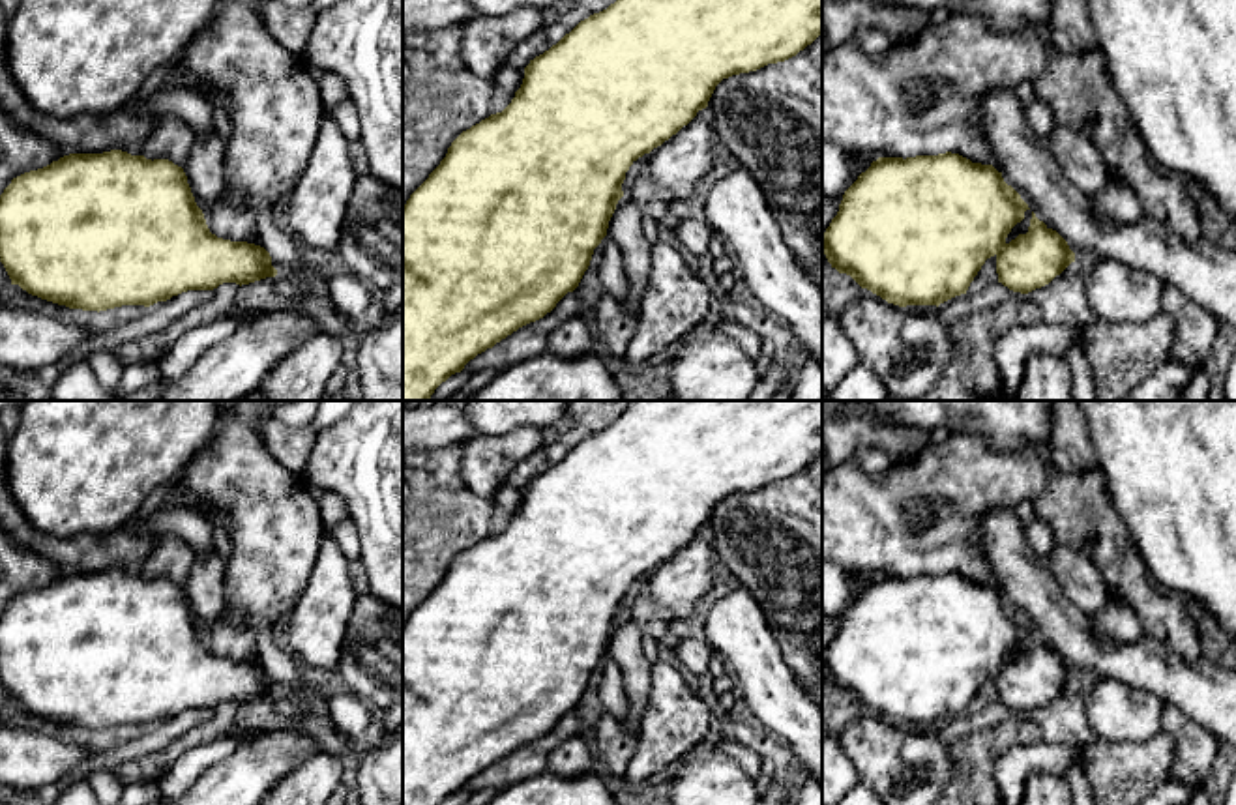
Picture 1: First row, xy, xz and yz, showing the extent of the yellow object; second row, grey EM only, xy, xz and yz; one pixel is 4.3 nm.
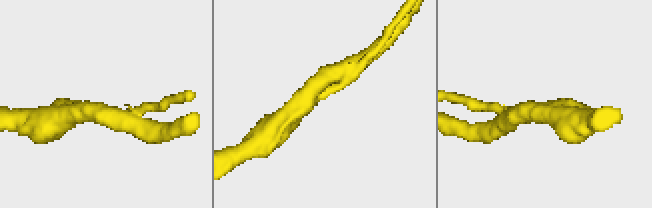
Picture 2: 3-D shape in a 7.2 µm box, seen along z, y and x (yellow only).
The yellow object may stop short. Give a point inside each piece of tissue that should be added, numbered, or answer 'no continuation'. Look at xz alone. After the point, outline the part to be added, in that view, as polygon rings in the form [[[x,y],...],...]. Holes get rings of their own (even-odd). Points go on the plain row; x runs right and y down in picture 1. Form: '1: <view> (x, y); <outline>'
no continuation

